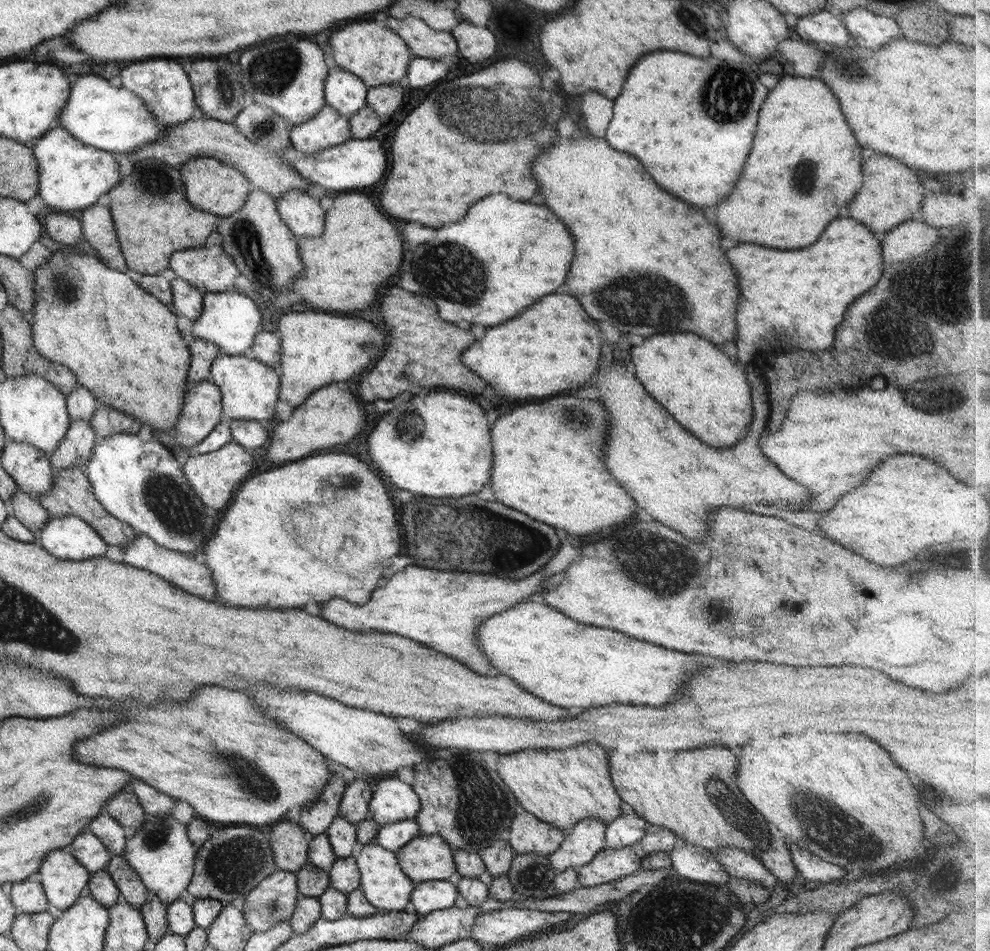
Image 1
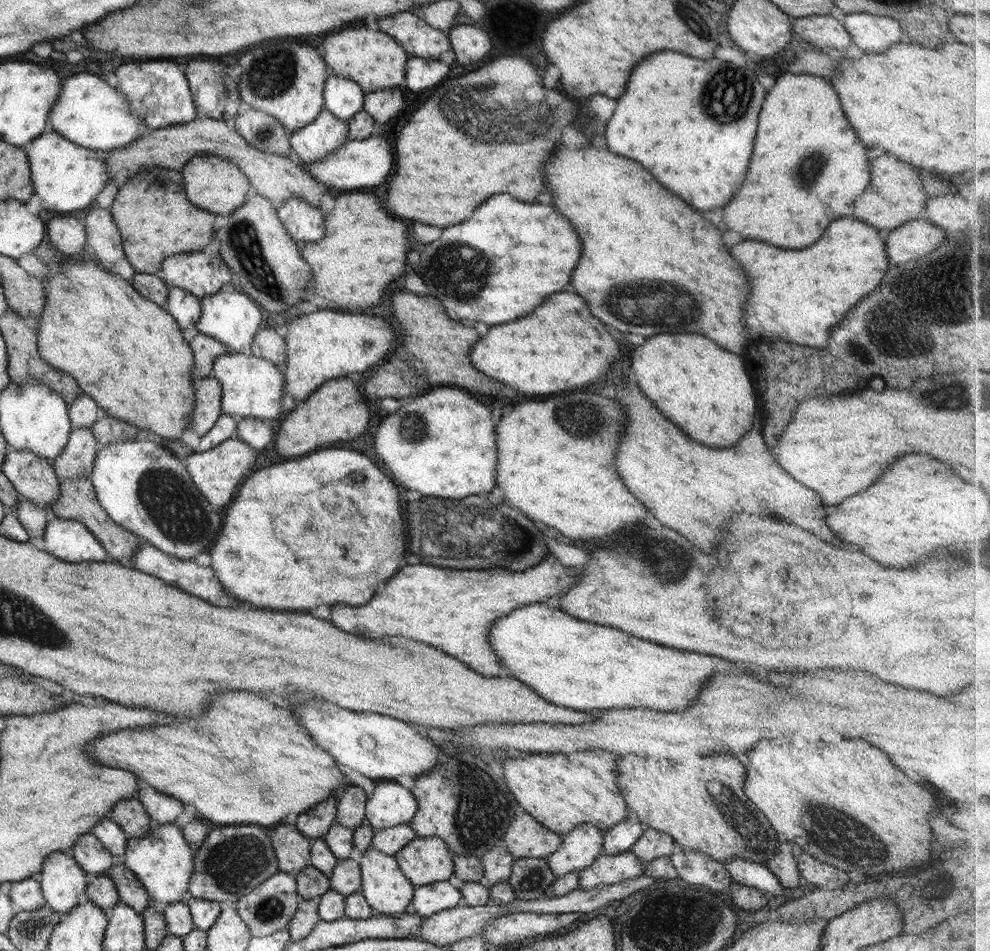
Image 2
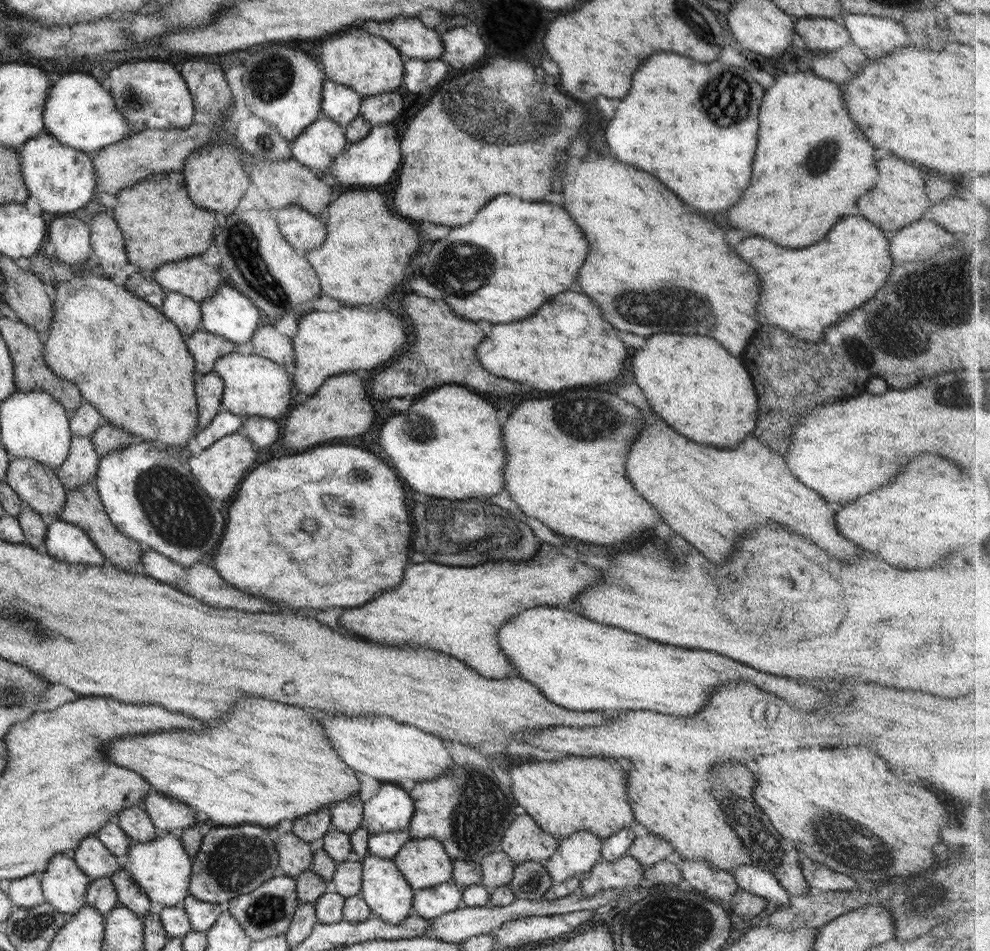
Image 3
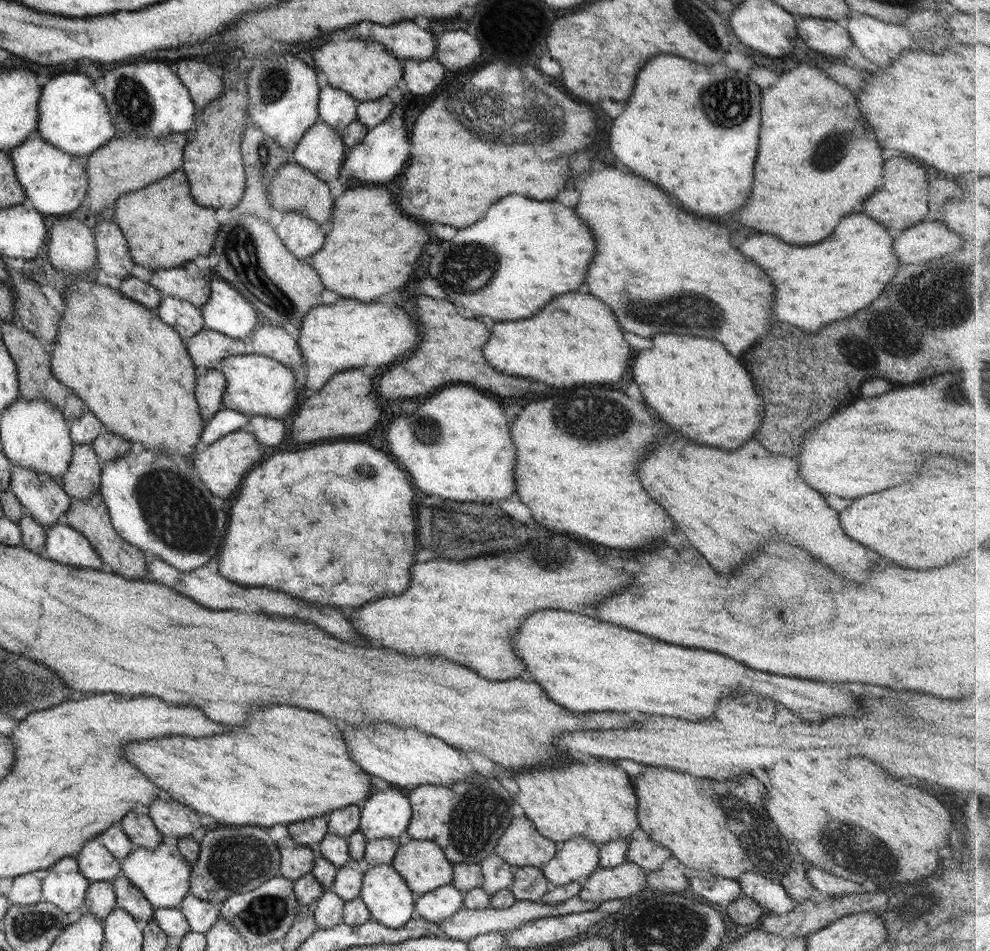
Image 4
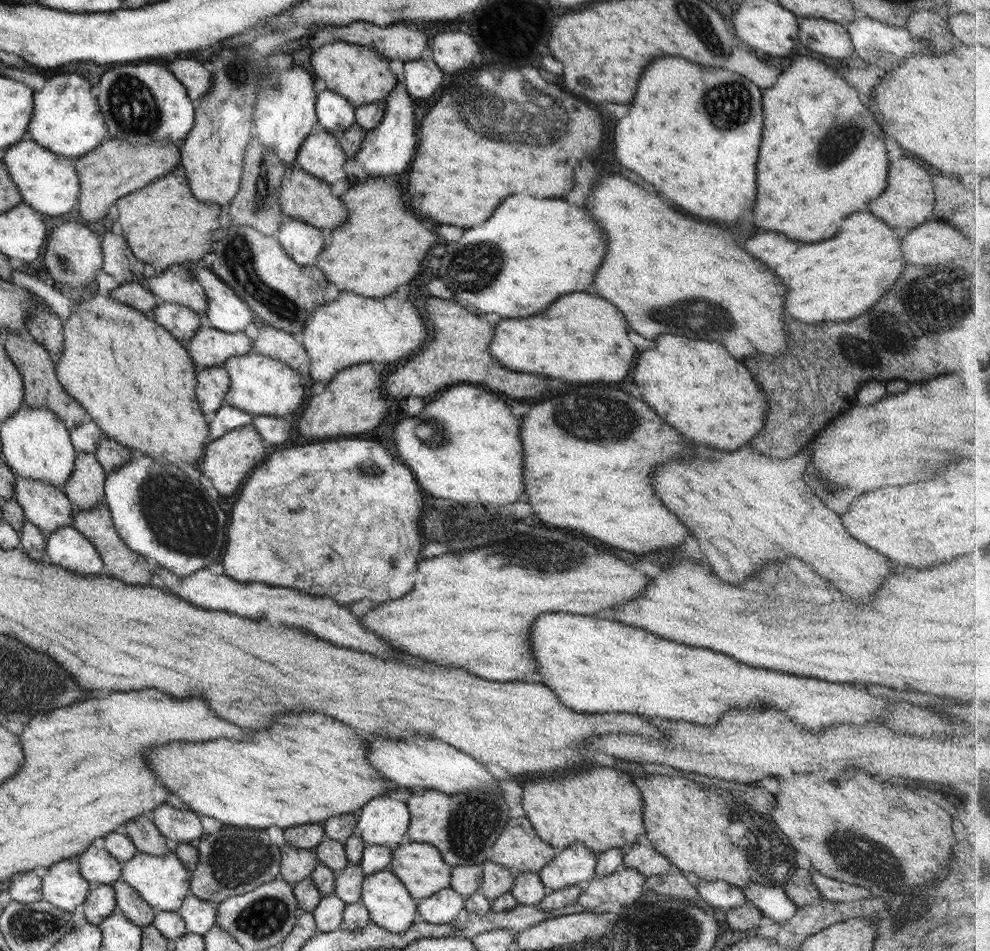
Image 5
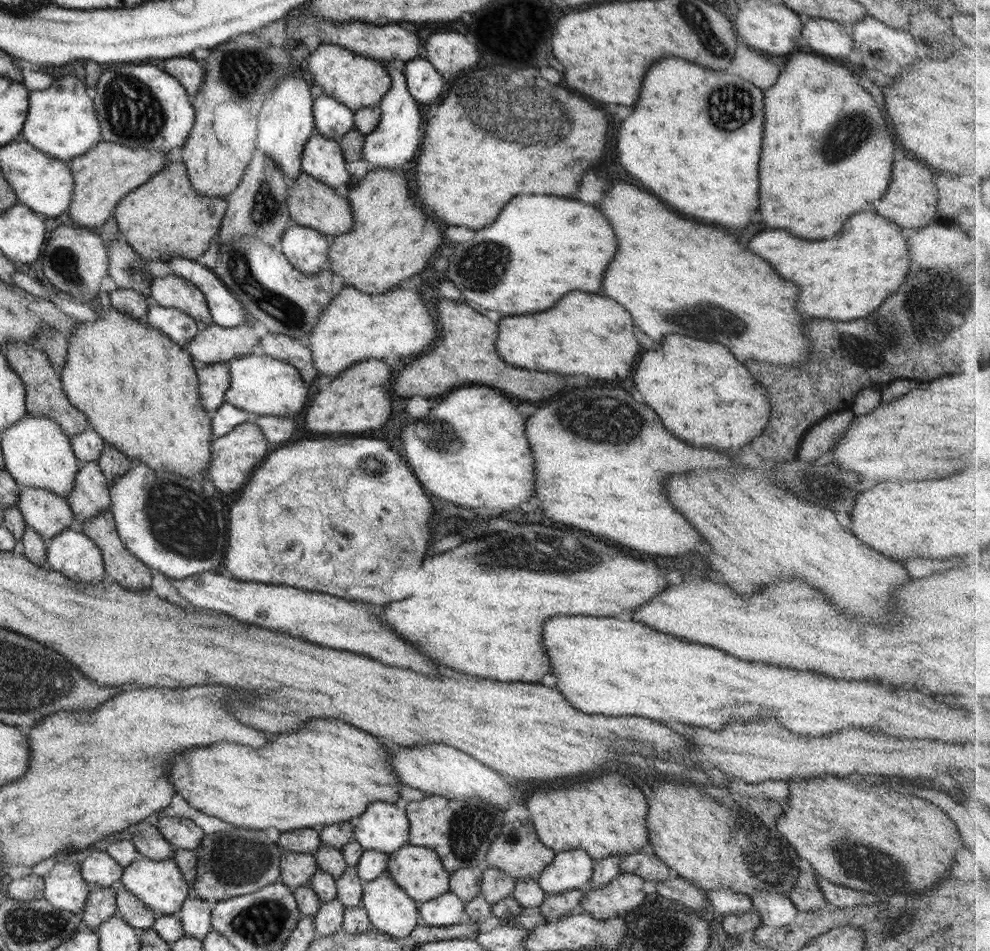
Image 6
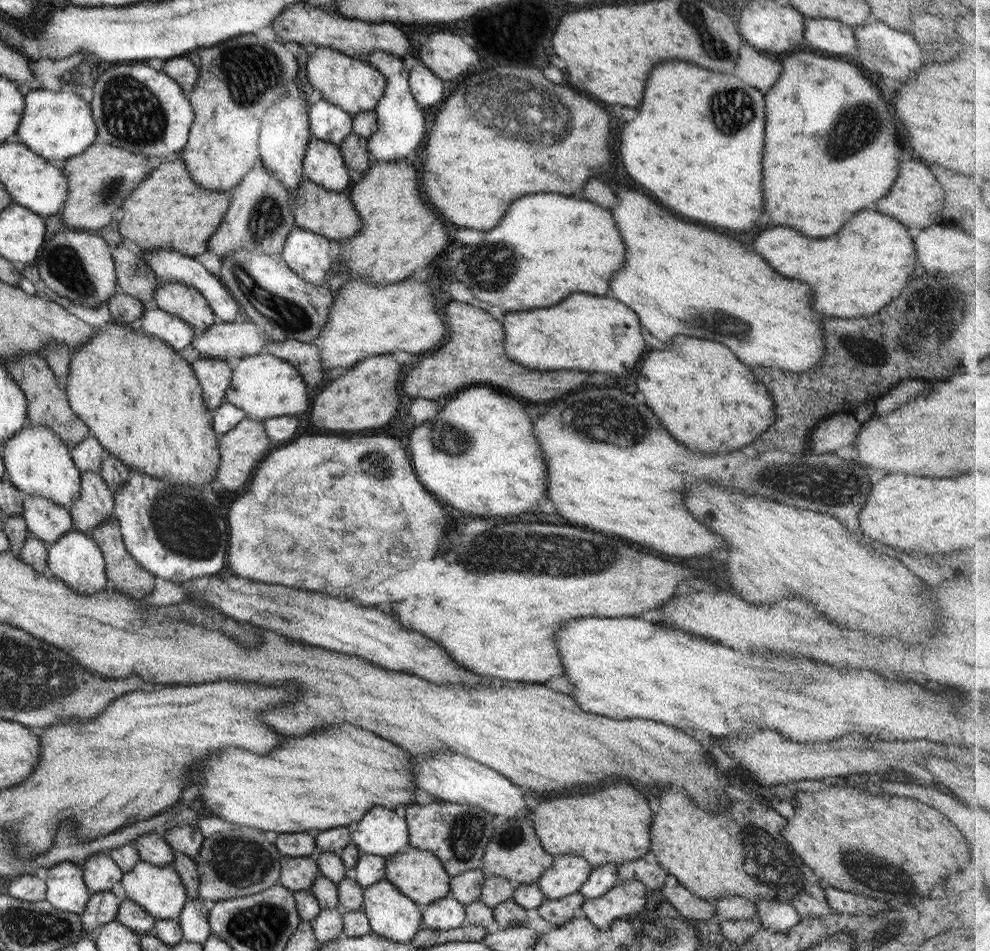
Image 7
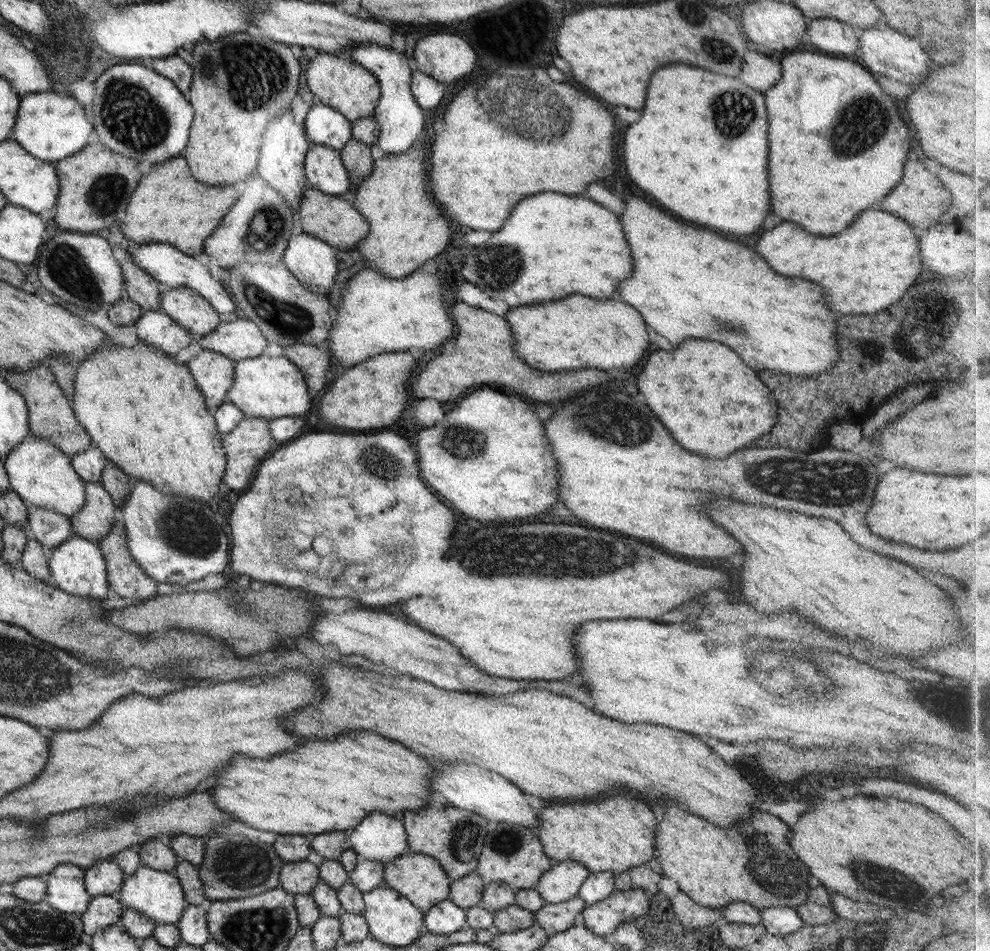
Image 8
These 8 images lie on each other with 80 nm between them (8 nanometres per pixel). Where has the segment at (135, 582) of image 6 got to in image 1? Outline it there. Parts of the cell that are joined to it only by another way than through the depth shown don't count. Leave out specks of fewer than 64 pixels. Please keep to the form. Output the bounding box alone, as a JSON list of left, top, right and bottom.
[40,466,137,557]

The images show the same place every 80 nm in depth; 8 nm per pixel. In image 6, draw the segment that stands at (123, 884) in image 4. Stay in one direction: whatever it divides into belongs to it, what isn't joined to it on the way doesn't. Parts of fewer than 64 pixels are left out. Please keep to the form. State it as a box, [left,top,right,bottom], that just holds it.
[115,888,156,932]

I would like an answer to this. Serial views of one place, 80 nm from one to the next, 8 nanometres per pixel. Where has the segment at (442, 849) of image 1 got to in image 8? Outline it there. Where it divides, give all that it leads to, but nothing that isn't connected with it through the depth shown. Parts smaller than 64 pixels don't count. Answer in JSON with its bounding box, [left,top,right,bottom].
[383,852,450,913]

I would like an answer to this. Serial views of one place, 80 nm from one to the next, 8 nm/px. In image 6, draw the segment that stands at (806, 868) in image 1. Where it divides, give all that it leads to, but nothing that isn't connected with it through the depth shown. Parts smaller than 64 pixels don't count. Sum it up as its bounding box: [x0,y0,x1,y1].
[816,874,882,908]

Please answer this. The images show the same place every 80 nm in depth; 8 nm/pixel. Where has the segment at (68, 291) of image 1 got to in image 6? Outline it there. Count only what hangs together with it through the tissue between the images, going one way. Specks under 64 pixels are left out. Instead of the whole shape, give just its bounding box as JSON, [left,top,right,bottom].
[60,304,214,478]

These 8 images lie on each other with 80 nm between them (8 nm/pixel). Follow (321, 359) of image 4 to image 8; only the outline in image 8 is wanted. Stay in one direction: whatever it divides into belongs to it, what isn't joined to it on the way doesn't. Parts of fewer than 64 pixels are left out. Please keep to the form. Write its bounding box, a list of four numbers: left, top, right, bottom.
[320,268,454,366]

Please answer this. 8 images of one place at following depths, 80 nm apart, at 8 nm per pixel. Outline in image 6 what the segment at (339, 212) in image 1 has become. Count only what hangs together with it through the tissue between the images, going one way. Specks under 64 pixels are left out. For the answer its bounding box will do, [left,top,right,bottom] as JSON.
[328,167,442,294]

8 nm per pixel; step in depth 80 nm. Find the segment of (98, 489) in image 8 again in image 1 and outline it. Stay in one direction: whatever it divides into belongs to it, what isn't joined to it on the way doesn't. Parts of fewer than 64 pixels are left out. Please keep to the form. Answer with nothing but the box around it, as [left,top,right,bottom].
[49,420,98,472]

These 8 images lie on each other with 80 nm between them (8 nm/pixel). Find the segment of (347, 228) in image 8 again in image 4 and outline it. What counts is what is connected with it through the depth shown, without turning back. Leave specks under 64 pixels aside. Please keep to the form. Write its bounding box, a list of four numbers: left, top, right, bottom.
[266,162,335,224]

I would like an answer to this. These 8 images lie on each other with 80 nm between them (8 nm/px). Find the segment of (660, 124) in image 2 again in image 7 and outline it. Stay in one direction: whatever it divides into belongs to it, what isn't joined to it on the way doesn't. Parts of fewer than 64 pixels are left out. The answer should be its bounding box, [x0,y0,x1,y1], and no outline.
[620,62,764,232]

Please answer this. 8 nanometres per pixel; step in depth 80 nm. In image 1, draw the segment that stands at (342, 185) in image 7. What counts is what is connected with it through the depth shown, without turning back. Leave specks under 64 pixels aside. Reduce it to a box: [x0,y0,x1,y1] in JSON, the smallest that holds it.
[289,104,352,154]

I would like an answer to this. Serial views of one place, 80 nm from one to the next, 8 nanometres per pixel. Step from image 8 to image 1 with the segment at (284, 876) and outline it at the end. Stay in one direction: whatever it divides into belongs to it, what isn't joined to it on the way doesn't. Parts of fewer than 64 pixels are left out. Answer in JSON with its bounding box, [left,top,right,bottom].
[268,820,310,873]

